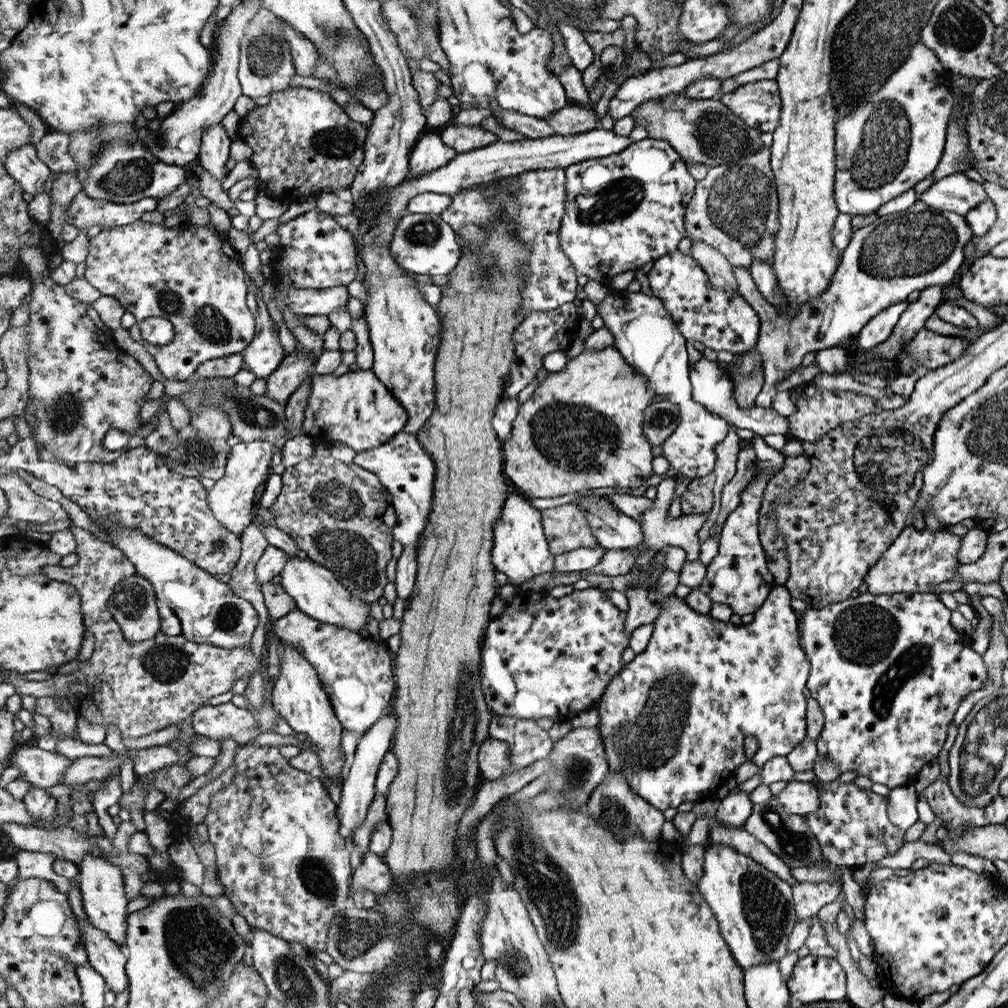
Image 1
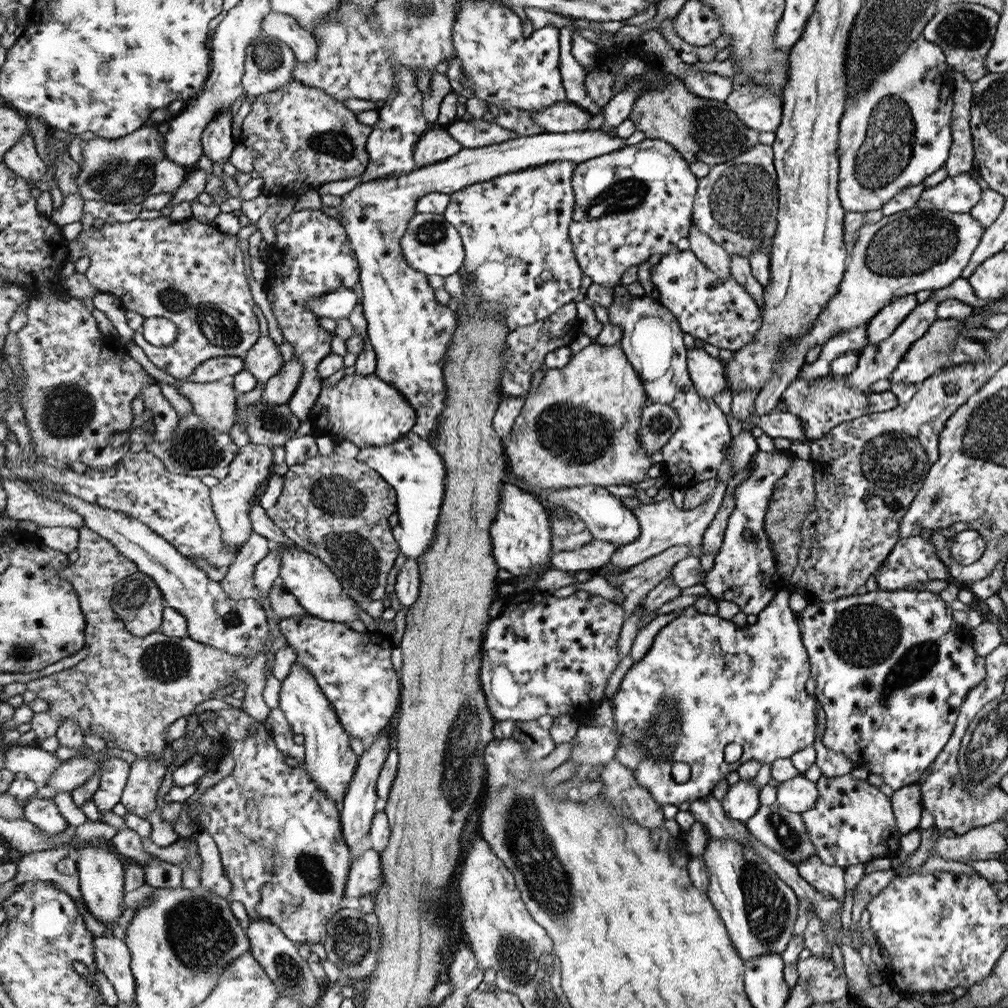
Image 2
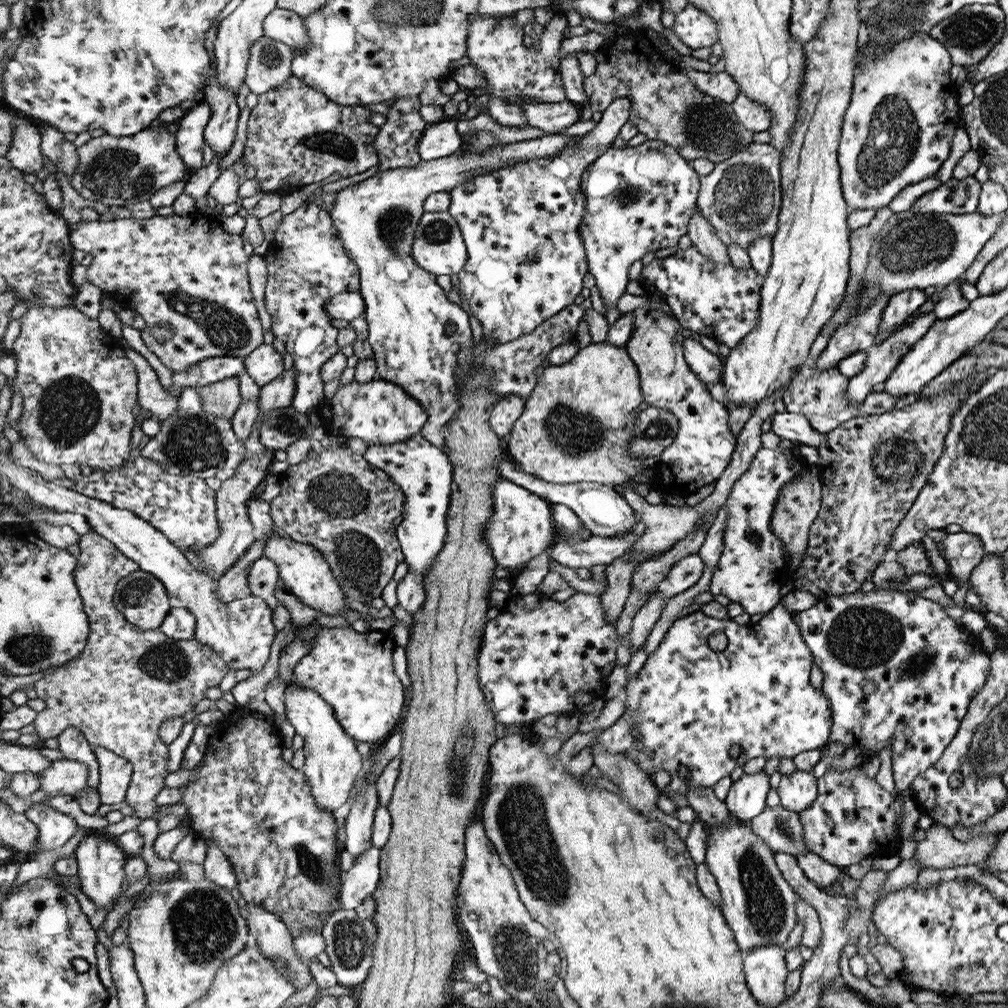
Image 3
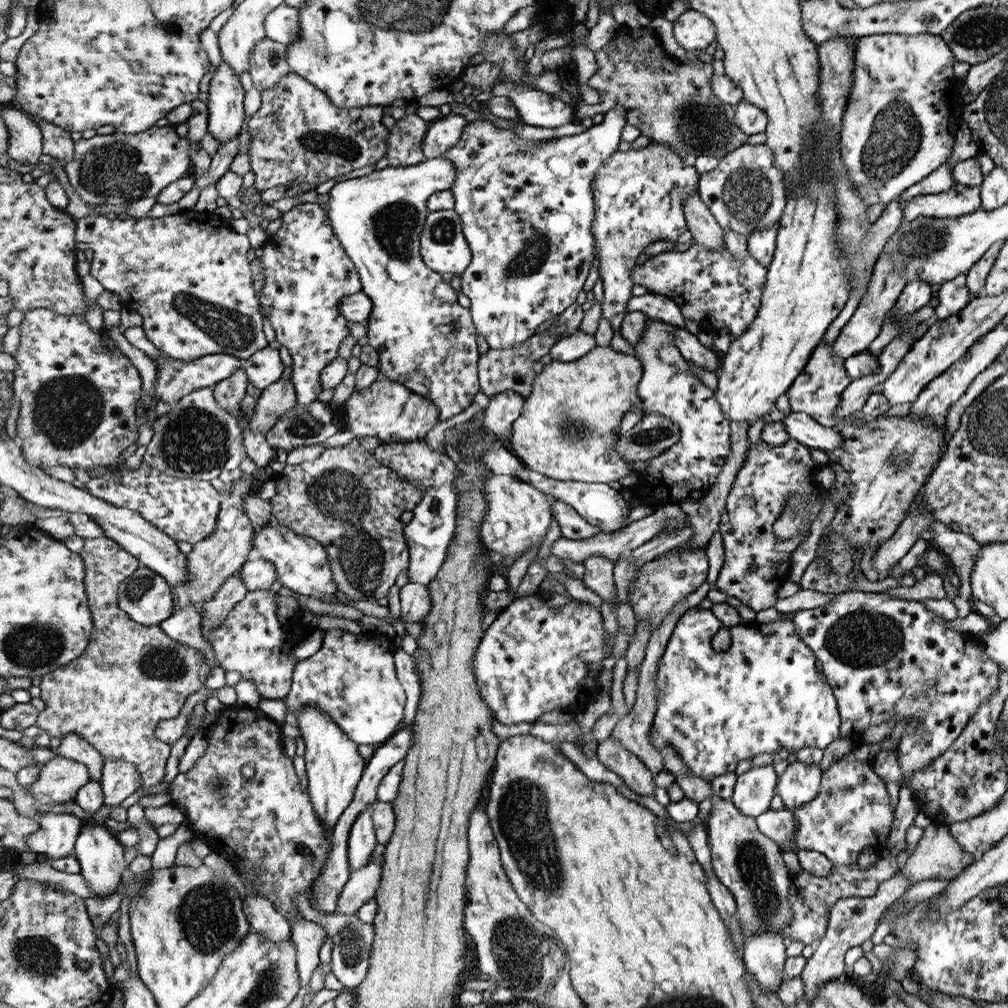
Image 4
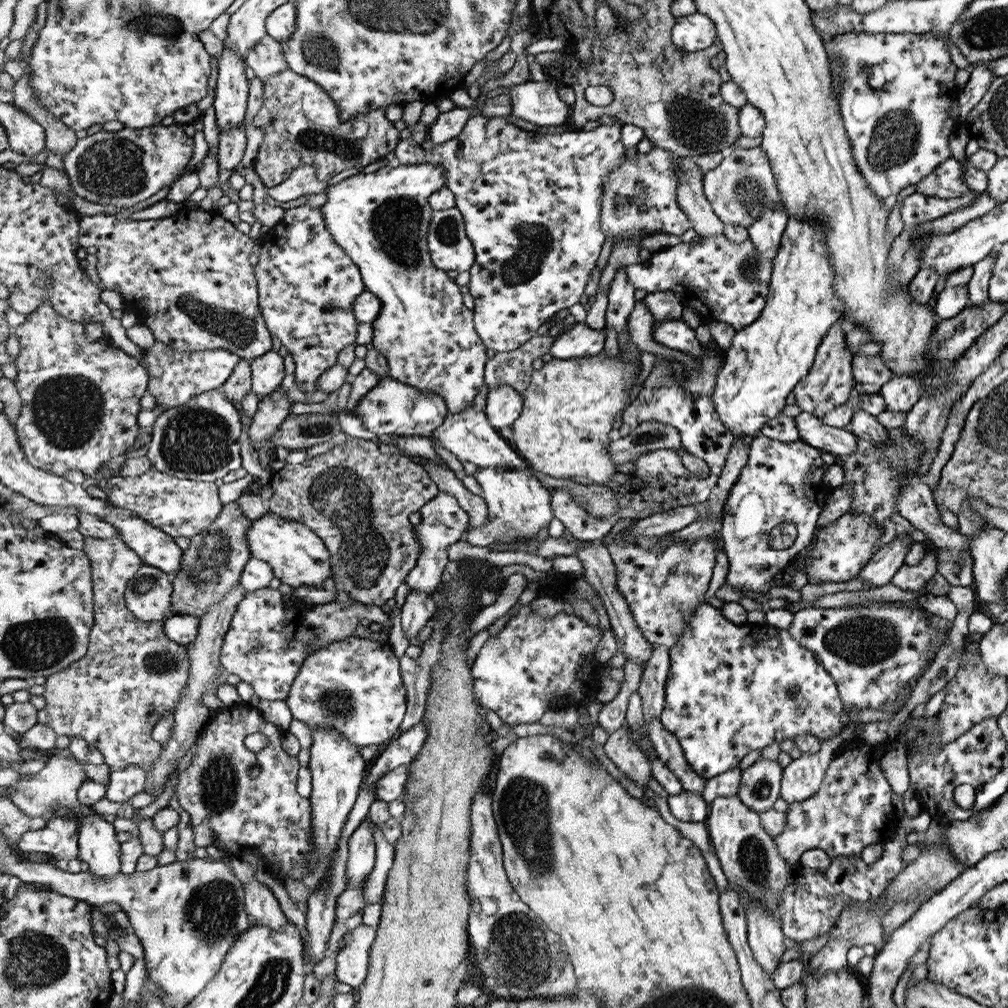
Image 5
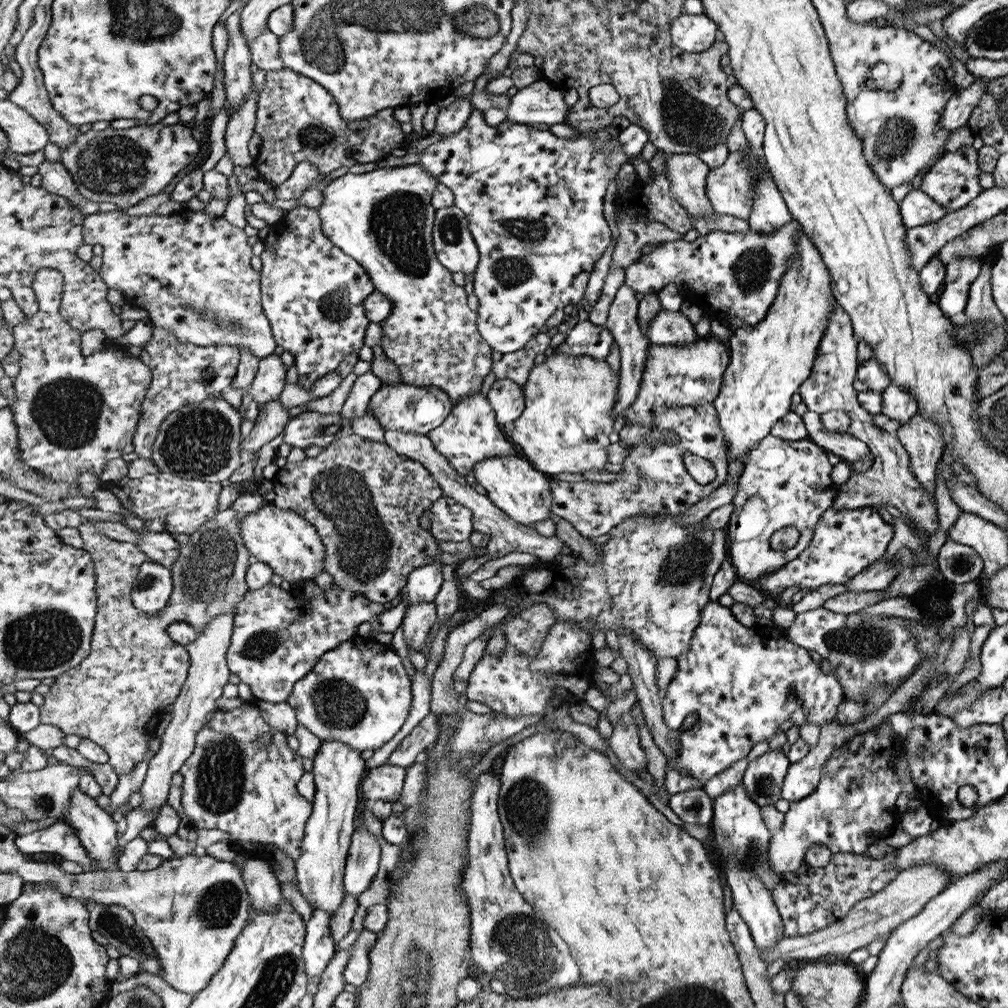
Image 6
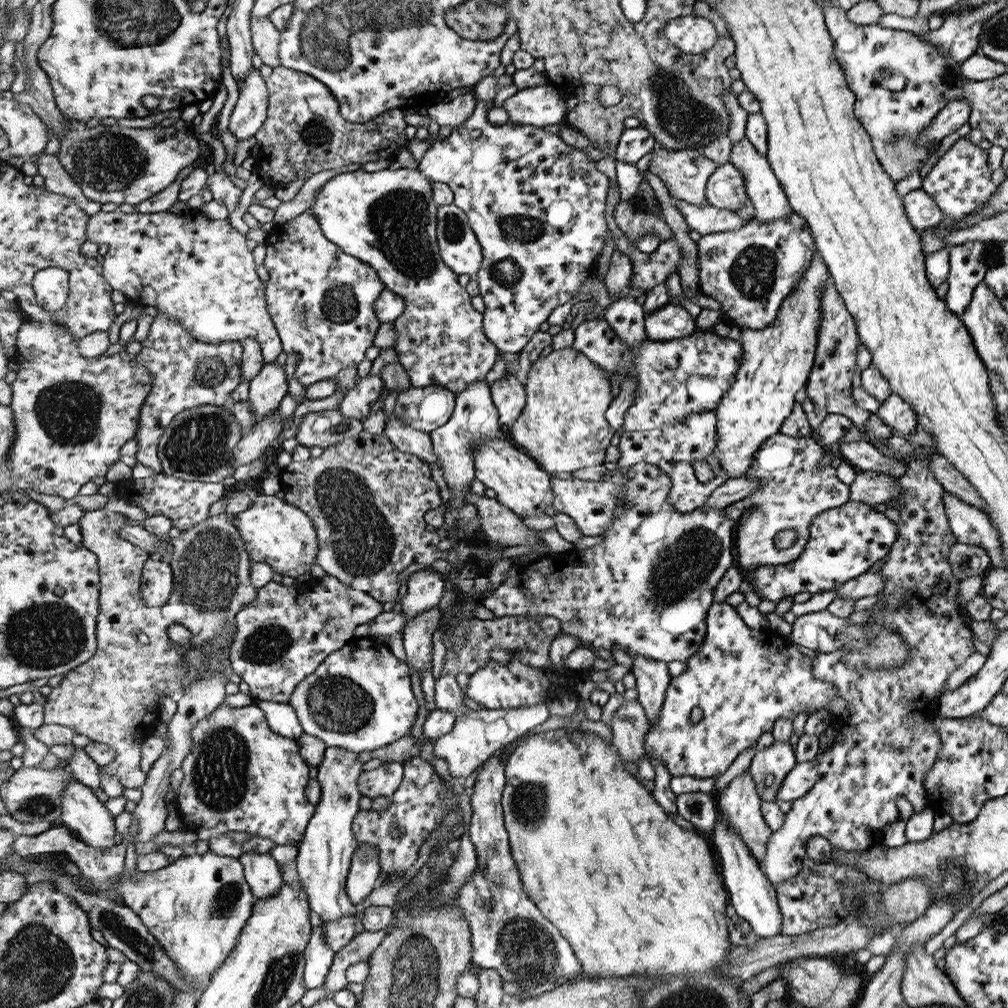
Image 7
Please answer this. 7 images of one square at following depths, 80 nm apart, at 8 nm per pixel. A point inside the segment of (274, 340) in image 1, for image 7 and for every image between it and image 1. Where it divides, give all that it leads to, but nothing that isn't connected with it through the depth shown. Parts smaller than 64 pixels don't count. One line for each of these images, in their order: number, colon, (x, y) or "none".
2: (264, 361)
3: (264, 364)
4: (264, 368)
5: (268, 370)
6: (266, 387)
7: (266, 390)

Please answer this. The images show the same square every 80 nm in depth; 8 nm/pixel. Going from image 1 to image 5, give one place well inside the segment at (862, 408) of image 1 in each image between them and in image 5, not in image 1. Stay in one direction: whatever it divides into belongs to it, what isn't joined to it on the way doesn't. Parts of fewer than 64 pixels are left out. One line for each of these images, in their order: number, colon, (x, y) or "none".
2: (821, 404)
3: (821, 395)
4: (818, 392)
5: (828, 384)

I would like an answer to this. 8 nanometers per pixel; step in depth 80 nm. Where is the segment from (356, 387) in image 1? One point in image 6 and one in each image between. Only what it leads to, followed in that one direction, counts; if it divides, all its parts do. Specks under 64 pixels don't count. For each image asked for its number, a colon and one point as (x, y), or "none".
2: (368, 411)
3: (379, 412)
4: (390, 411)
5: (391, 407)
6: (405, 407)

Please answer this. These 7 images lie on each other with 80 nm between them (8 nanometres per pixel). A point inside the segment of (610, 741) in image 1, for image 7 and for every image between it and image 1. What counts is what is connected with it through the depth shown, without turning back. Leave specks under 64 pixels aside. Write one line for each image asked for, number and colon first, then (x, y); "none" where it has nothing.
2: (705, 682)
3: (691, 704)
4: (714, 709)
5: (731, 689)
6: (746, 684)
7: (744, 679)

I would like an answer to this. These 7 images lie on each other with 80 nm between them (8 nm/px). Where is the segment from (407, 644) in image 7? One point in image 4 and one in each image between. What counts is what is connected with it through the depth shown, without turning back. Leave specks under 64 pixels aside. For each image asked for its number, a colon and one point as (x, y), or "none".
4: (415, 599)
5: (418, 609)
6: (418, 619)

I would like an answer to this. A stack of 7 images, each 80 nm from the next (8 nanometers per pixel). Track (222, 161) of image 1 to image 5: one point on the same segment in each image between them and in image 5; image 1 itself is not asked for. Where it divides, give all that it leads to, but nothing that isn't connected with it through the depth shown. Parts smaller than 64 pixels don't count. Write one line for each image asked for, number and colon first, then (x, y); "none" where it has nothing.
2: (218, 142)
3: (219, 134)
4: (225, 95)
5: (231, 89)

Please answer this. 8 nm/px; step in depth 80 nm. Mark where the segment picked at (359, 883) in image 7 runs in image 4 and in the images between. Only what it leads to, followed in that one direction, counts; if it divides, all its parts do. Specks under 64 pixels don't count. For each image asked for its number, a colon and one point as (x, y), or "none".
4: (361, 840)
5: (360, 862)
6: (362, 861)

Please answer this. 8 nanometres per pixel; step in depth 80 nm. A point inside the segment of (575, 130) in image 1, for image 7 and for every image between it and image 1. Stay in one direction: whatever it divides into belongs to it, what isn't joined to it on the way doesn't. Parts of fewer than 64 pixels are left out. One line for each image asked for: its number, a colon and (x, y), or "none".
2: (562, 117)
3: (550, 117)
4: (535, 108)
5: (535, 102)
6: (538, 103)
7: (539, 106)

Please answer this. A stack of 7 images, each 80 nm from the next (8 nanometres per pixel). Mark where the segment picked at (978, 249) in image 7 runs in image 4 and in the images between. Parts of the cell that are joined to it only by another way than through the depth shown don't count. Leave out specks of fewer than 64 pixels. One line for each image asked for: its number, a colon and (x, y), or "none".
4: (954, 295)
5: (954, 297)
6: (960, 273)

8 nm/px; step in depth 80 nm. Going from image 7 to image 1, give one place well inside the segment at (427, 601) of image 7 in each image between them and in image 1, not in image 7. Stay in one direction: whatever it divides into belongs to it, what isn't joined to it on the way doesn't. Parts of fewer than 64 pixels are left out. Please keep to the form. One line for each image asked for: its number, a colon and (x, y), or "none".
1: (402, 466)
2: (411, 465)
3: (425, 473)
4: (430, 532)
5: (444, 522)
6: (423, 585)

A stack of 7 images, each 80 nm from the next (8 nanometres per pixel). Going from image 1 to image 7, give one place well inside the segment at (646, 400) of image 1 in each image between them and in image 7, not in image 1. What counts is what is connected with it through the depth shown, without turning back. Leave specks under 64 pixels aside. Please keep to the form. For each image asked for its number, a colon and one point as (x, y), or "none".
2: (579, 426)
3: (576, 426)
4: (566, 432)
5: (571, 405)
6: (565, 425)
7: (564, 428)

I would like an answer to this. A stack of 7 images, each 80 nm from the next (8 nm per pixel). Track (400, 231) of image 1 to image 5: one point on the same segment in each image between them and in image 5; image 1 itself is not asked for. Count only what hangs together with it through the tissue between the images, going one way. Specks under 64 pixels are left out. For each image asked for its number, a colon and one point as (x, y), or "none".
2: (433, 245)
3: (438, 247)
4: (445, 248)
5: (451, 249)

